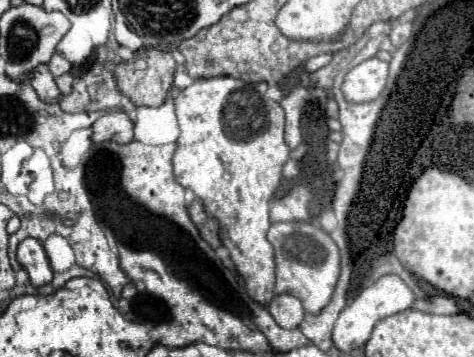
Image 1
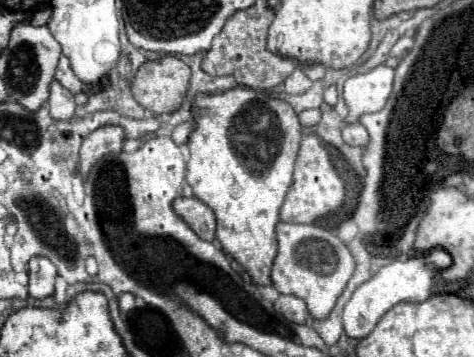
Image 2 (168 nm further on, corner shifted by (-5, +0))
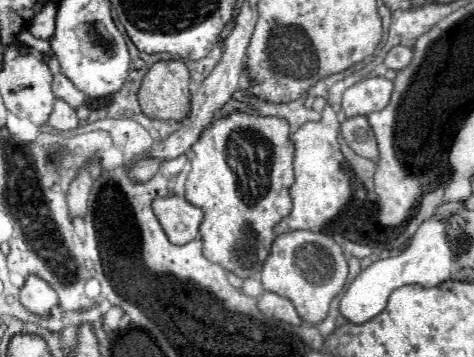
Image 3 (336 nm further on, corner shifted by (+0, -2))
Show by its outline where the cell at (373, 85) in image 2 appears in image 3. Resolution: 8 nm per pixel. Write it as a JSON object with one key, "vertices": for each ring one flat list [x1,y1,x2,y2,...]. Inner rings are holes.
{"vertices":[[370,77,354,83,342,95,342,111,346,113,346,117,382,111,390,101,392,87,392,81,384,77]]}

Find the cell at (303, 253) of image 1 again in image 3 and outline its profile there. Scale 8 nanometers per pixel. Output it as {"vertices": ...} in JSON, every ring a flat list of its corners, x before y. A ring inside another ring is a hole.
{"vertices":[[288,231,276,235,272,251,264,261,260,273,264,289,290,299,298,315,312,325,324,319,330,301,342,291,346,277,348,277,348,263,342,247,330,235,314,231]]}

